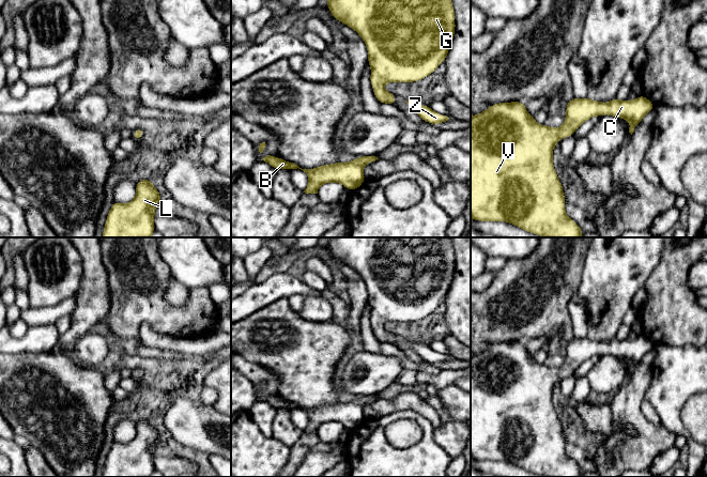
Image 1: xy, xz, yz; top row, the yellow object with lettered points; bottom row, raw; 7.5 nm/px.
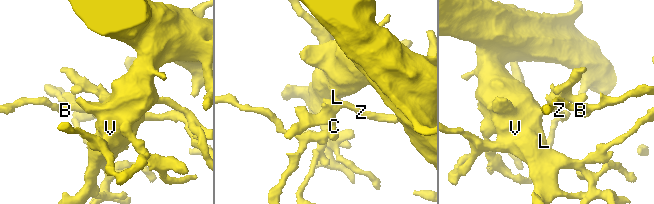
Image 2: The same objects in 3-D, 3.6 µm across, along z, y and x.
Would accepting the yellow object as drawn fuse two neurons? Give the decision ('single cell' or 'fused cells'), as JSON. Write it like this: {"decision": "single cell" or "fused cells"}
{"decision": "single cell"}

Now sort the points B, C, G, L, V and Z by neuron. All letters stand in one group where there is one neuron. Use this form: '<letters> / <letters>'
B C G L V Z

